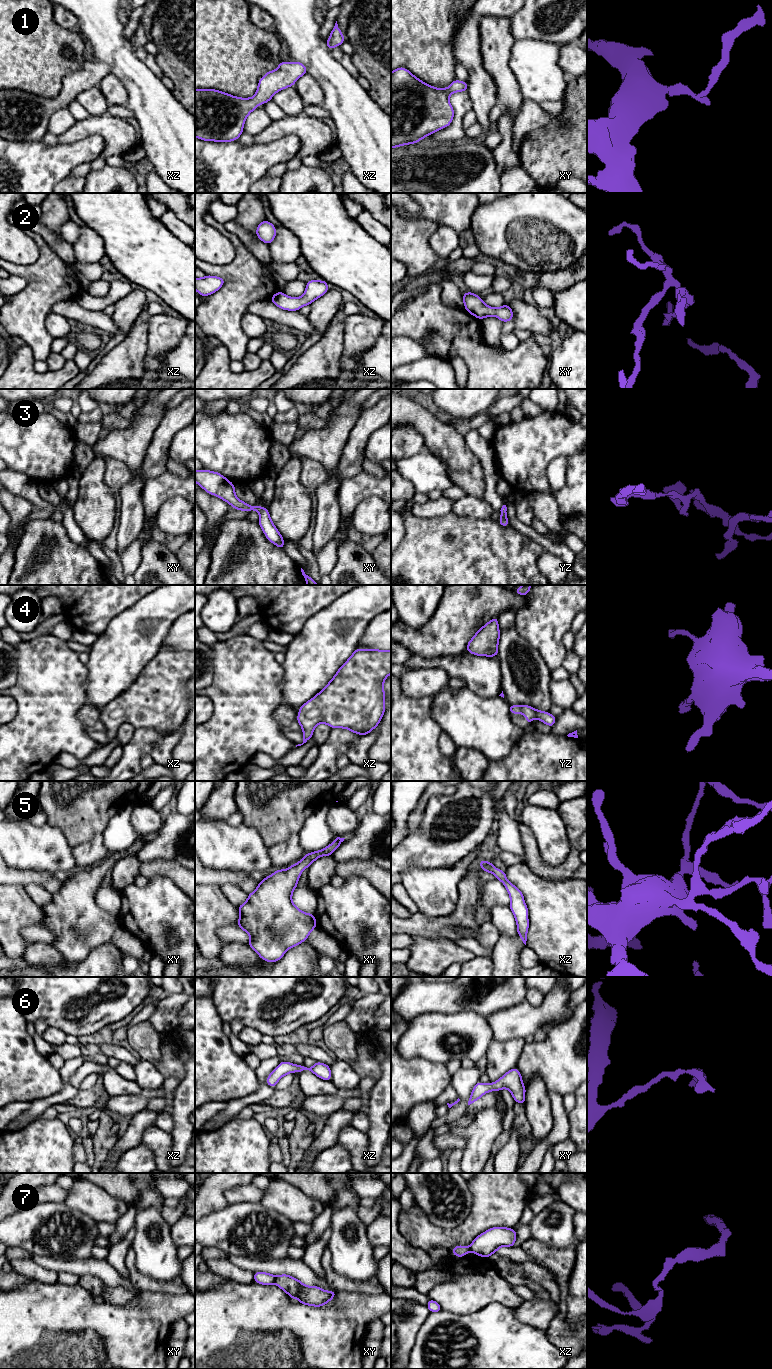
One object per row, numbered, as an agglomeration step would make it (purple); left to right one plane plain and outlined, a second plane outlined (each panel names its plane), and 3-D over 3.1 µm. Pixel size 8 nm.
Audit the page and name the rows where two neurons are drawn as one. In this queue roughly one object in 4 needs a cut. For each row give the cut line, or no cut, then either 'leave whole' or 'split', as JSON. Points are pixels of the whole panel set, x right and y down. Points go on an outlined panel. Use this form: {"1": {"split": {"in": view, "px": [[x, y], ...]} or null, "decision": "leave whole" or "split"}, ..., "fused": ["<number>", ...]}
{"1": {"split": null, "decision": "leave whole"}, "2": {"split": null, "decision": "leave whole"}, "3": {"split": null, "decision": "leave whole"}, "4": {"split": null, "decision": "leave whole"}, "5": {"split": null, "decision": "leave whole"}, "6": {"split": null, "decision": "leave whole"}, "7": {"split": {"in": "xy", "px": [[276, 1276], [273, 1282]]}, "decision": "split"}, "fused": ["7"]}

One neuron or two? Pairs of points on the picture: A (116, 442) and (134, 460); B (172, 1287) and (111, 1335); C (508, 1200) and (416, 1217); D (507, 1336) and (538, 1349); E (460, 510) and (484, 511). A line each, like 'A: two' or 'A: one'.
A: one
B: two
C: one
D: one
E: one

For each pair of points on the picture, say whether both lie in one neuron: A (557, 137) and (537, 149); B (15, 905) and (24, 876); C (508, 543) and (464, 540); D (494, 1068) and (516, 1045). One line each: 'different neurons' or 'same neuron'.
A: same neuron
B: different neurons
C: same neuron
D: same neuron

